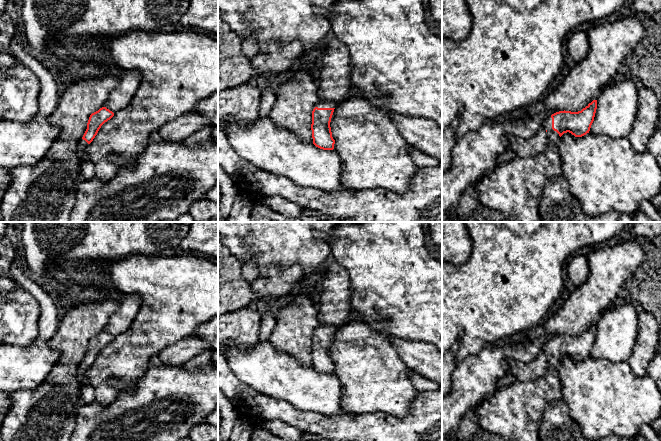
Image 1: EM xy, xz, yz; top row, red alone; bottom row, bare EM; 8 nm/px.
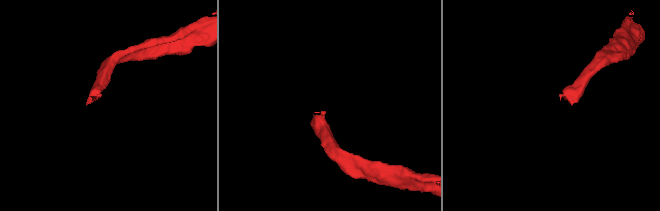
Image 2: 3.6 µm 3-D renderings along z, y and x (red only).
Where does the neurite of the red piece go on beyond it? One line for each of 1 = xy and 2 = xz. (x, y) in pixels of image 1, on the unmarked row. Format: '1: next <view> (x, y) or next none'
1: next xy (87, 391)
2: next xz (321, 328)

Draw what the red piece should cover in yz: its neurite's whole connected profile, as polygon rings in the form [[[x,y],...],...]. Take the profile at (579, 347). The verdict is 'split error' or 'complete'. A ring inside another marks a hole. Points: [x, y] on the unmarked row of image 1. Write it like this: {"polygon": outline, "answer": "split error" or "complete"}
{"polygon": [[[593,324],[581,335],[559,335],[547,342],[543,346],[548,361],[548,369],[544,376],[526,382],[517,380],[503,389],[496,390],[480,404],[477,415],[482,432],[497,434],[510,441],[540,441],[539,427],[547,404],[563,400],[559,376],[561,360],[567,356],[575,361],[582,361],[589,357],[596,333],[597,324]]], "answer": "split error"}

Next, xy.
{"polygon": [[[102,331],[89,341],[87,353],[77,371],[82,385],[81,398],[83,404],[90,405],[94,402],[94,388],[86,380],[87,370],[93,365],[101,350],[113,340],[114,337],[112,335],[106,331]]], "answer": "split error"}

